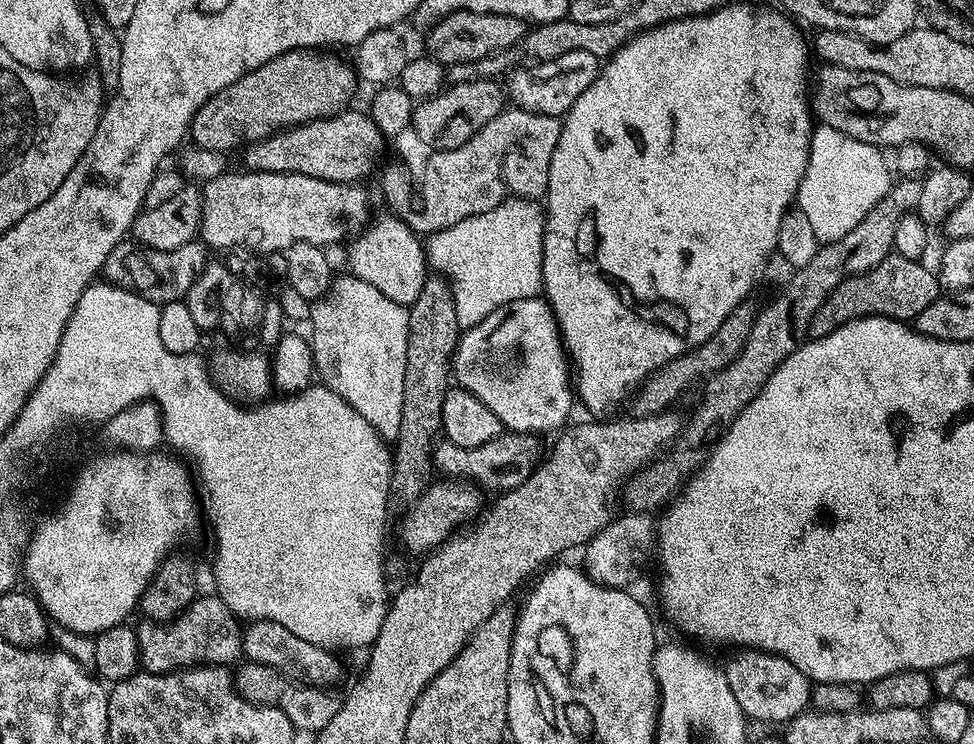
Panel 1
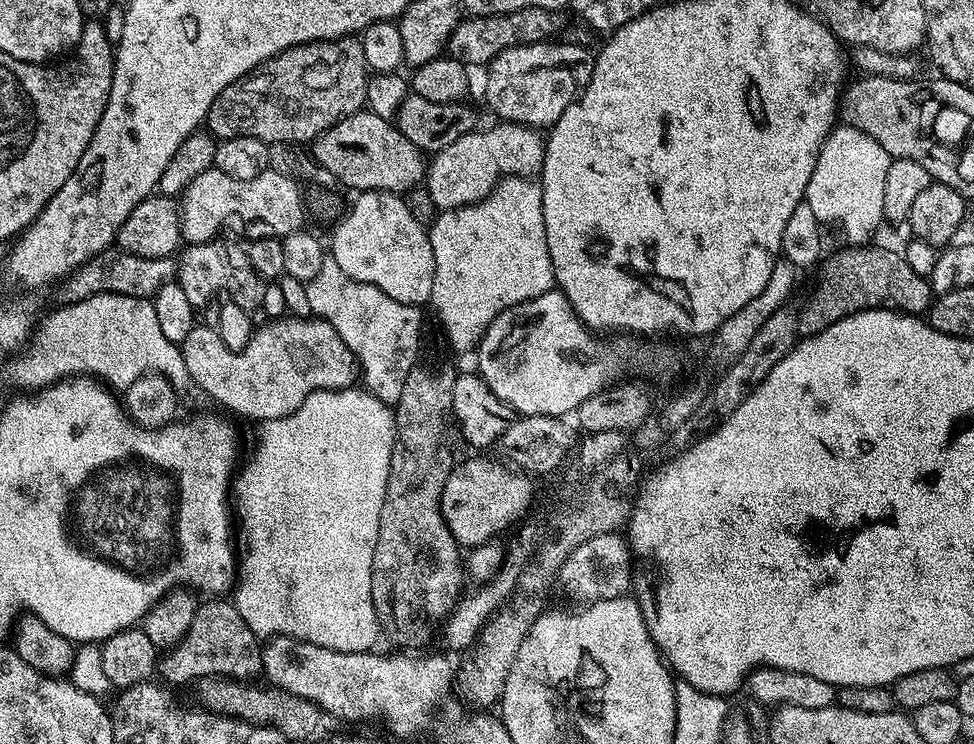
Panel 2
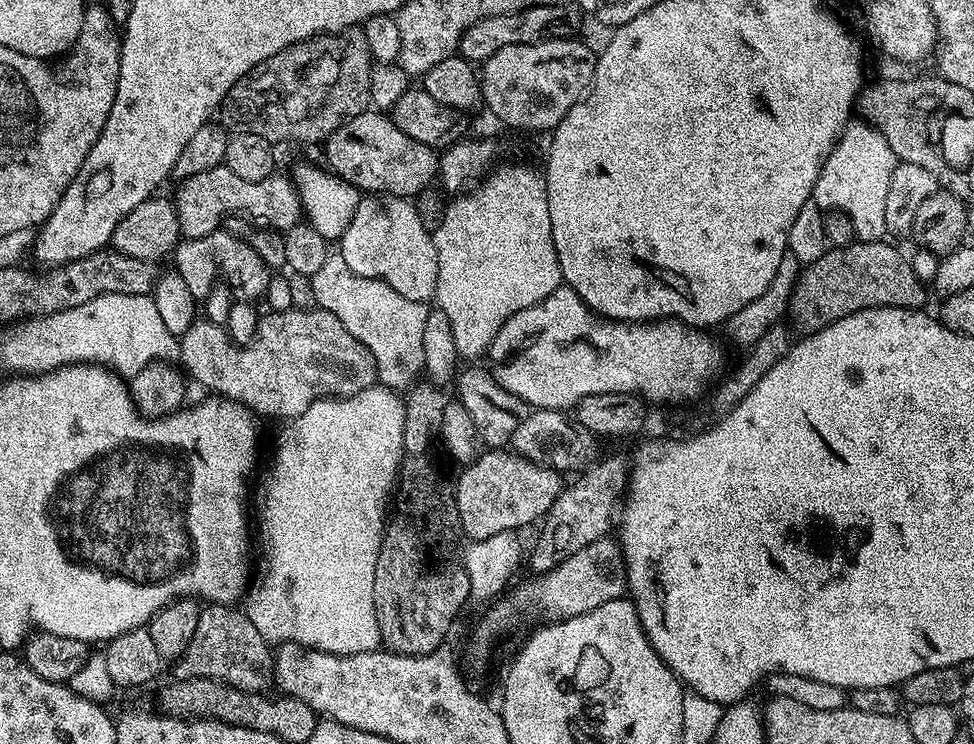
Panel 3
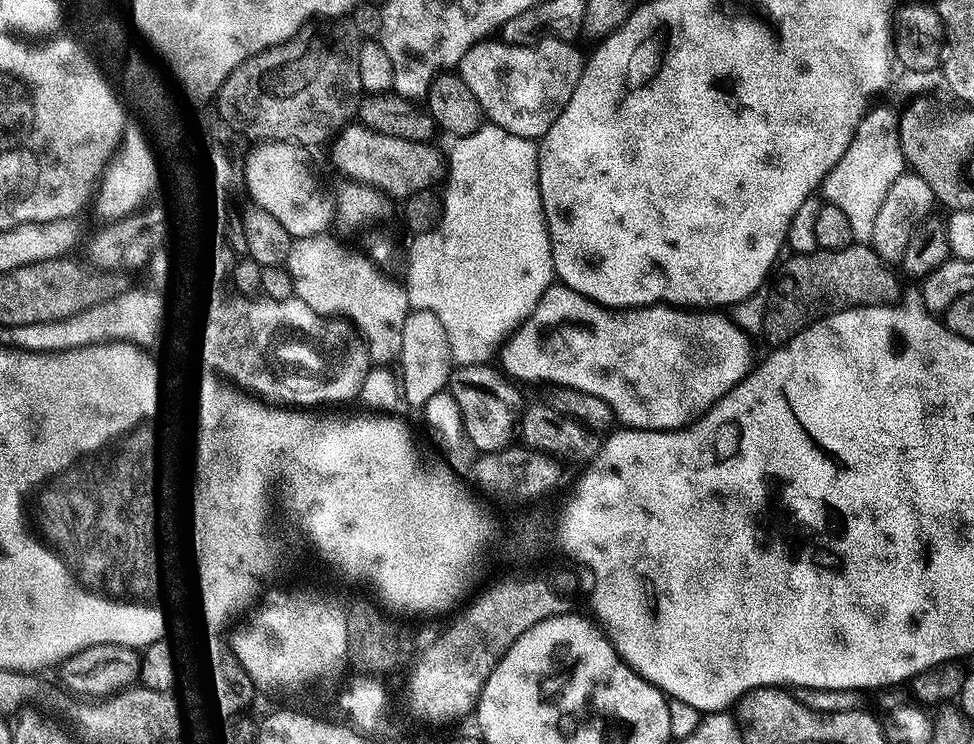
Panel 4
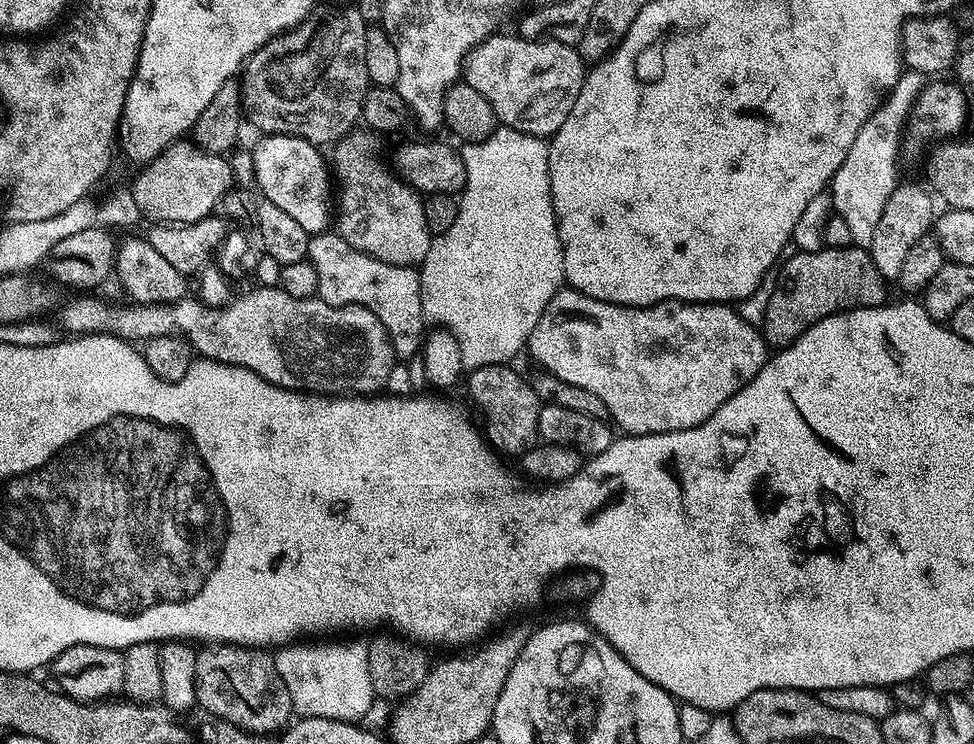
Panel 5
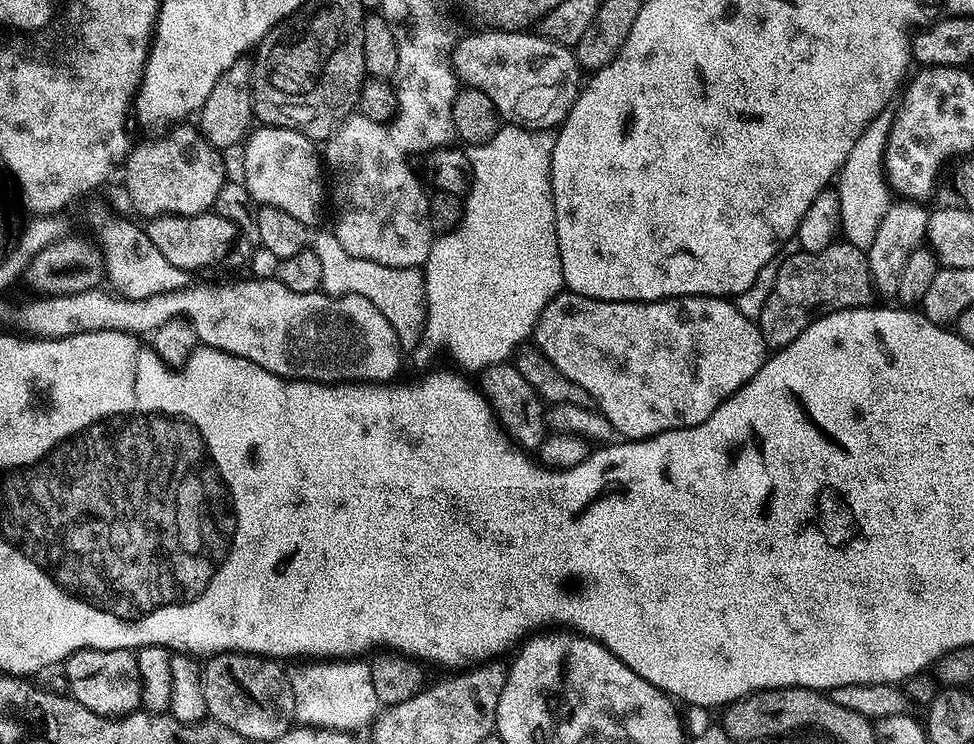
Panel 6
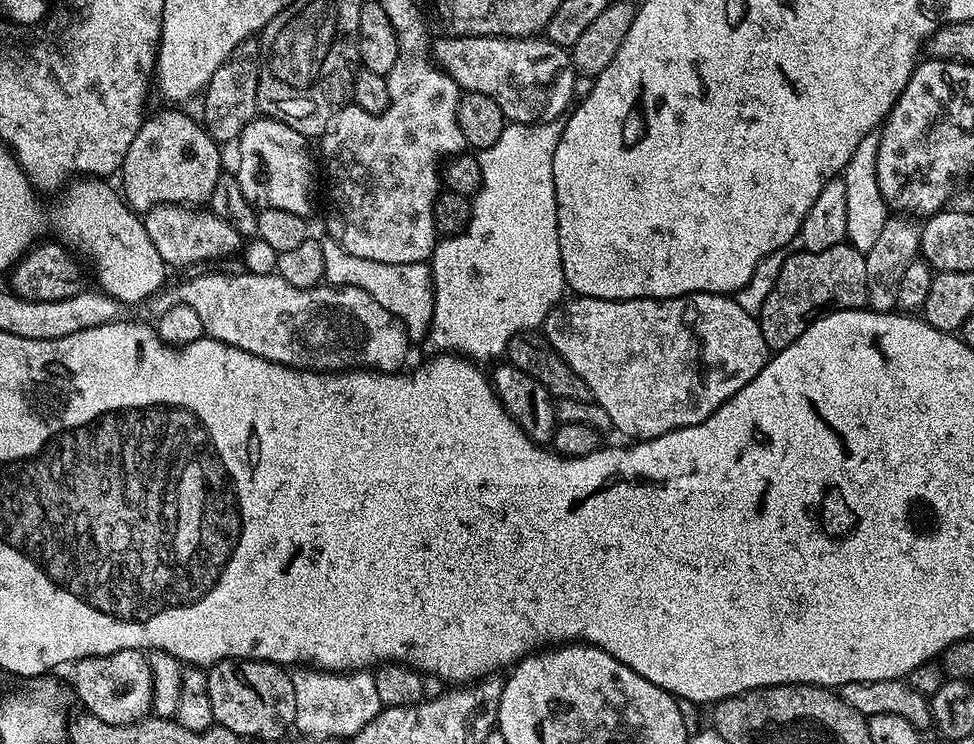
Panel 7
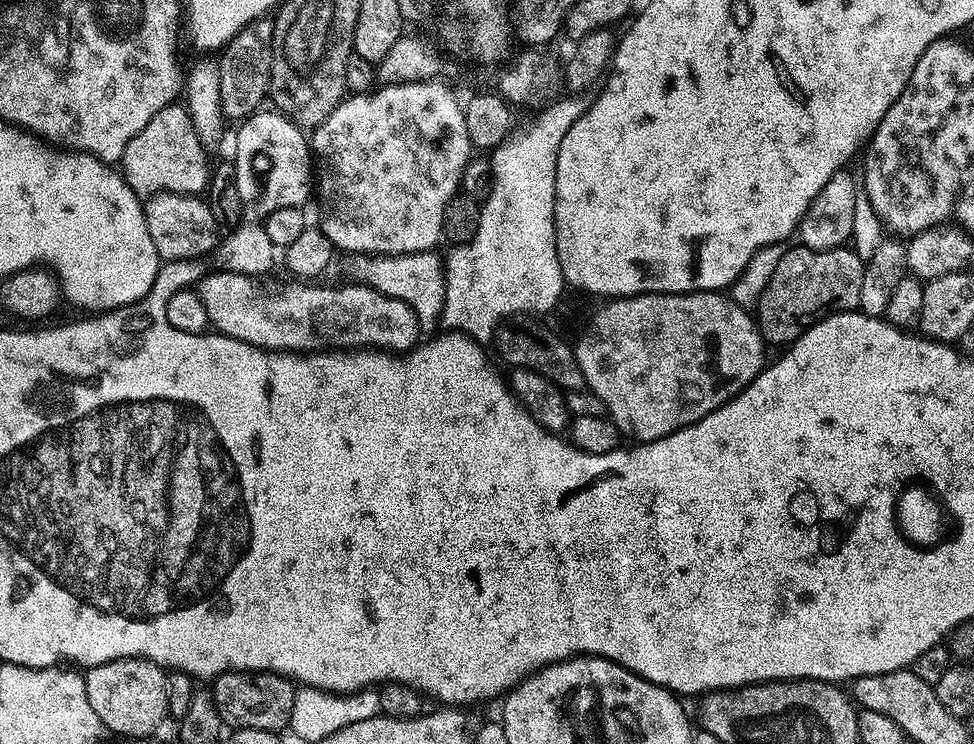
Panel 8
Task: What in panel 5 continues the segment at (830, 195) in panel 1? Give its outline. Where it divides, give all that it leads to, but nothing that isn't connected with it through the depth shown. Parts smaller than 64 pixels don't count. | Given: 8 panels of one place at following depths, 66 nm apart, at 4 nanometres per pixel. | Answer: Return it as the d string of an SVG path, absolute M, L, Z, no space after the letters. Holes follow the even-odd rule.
M901 71L898 82L884 98L883 104L874 110L872 117L858 130L858 138L854 138L854 146L850 146L850 154L846 154L846 162L836 172L830 185L832 207L835 215L844 219L848 232L852 235L851 243L868 250L871 238L877 229L878 220L896 188L896 155L902 152L902 133L908 123L908 114L916 97L926 86L926 77L922 72Z

